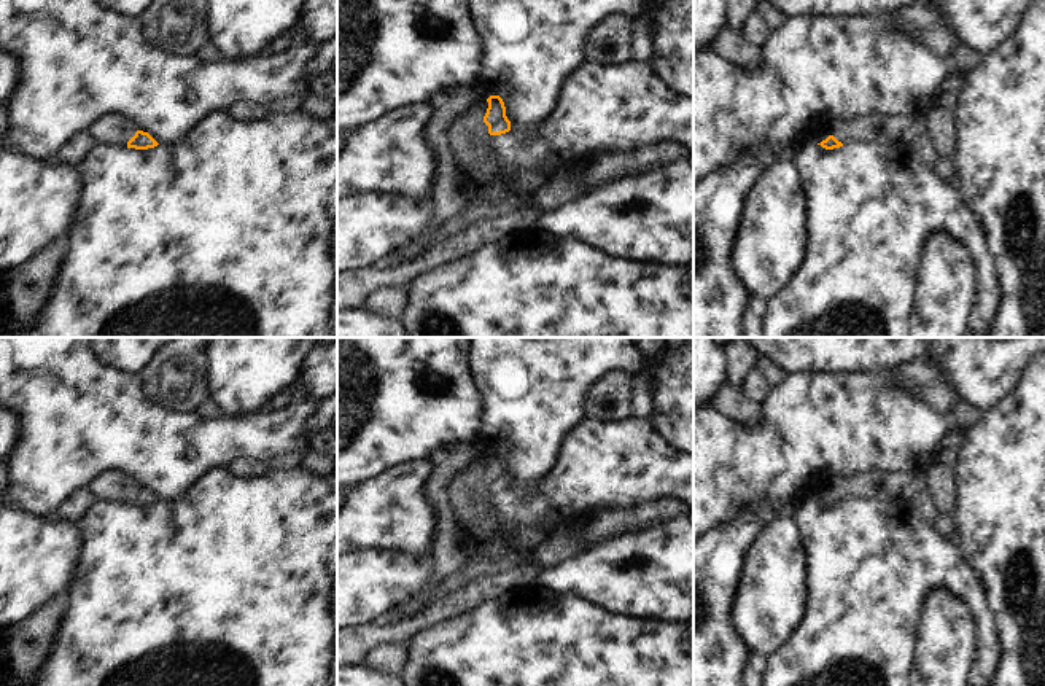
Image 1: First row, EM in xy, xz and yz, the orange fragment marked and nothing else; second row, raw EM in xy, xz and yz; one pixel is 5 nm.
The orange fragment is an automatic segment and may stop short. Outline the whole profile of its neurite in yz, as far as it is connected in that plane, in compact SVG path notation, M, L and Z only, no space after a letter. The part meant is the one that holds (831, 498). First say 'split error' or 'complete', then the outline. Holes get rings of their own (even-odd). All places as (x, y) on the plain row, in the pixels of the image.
split error; M923 470L907 473L867 471L849 477L818 481L810 495L826 506L840 505L848 498L875 498L880 501L910 501L927 489Z

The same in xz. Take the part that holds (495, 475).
split error; M499 452L472 460L445 485L452 516L471 557L499 559L511 548L491 516L490 497L511 487Z

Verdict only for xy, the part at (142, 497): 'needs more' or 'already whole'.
needs more

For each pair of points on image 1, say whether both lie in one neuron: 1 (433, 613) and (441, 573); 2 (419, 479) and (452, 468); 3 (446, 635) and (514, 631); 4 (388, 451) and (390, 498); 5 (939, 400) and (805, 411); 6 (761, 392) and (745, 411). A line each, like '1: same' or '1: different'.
1: different
2: different
3: same
4: different
5: different
6: different

